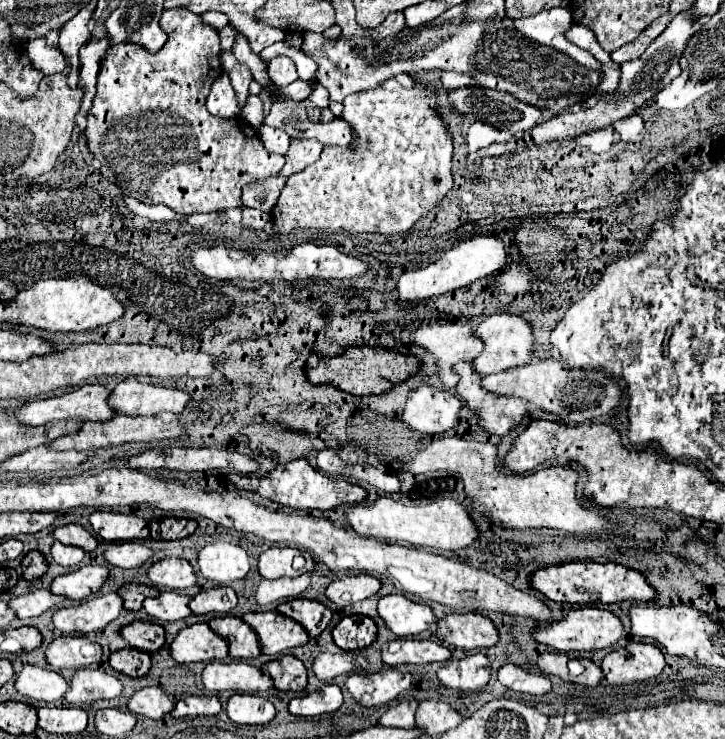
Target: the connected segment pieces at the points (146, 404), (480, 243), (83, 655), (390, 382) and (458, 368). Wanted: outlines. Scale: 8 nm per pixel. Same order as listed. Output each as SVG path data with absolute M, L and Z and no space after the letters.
M135 379L117 381L111 389L111 411L119 415L157 415L159 411L181 413L189 401L185 391L157 387Z
M489 235L471 237L467 241L461 241L457 247L443 251L443 255L435 263L415 269L415 271L405 271L397 281L399 299L401 301L421 301L421 299L429 299L429 297L437 297L437 295L455 291L477 279L497 273L503 267L505 257L507 257L505 247L495 237L489 237Z
M57 637L45 651L47 661L55 669L81 669L101 661L101 645L87 637Z
M349 347L347 351L335 357L323 357L313 351L305 365L305 377L313 385L331 385L349 395L363 397L369 393L389 391L393 385L405 381L417 369L419 369L419 361L415 357L393 353L387 351L385 347Z
M459 363L453 367L455 375L459 375L459 383L455 387L457 395L463 403L477 415L481 427L487 433L505 435L509 433L521 417L527 413L527 401L515 397L491 395L481 389L481 377L475 373L471 363Z

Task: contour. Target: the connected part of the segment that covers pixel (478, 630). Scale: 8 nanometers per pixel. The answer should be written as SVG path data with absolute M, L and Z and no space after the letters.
M479 613L447 615L437 623L437 637L465 651L489 649L499 643L499 629Z

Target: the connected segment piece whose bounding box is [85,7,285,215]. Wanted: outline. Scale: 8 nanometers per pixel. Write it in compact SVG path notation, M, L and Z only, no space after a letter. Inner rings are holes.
M181 7L163 11L161 29L167 33L167 41L163 49L155 53L147 51L143 45L137 43L119 43L107 49L97 77L97 93L93 99L93 107L87 113L85 135L89 151L95 155L95 159L99 159L101 173L107 175L105 167L113 169L113 183L141 203L167 205L183 215L229 211L243 207L243 187L247 183L255 183L259 179L277 175L285 159L281 155L269 153L263 147L257 131L251 125L247 125L245 119L221 119L213 117L207 111L205 99L211 89L211 83L223 73L219 61L221 49L217 31L205 25L199 15ZM157 159L161 159L167 165L157 167L159 173L155 173L153 169L153 165L157 165Z

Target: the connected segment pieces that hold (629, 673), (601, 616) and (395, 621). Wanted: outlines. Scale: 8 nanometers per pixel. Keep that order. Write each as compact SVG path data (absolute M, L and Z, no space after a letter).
M629 643L605 655L601 669L611 685L629 685L657 677L665 667L665 657L653 643Z
M583 607L583 609L571 609L567 617L553 623L549 629L535 631L533 637L539 643L551 645L557 651L597 651L597 649L613 647L623 637L623 623L617 615L613 615L607 609Z
M401 593L381 597L379 615L385 619L387 627L399 637L419 635L435 621L435 613L429 605L415 603Z

